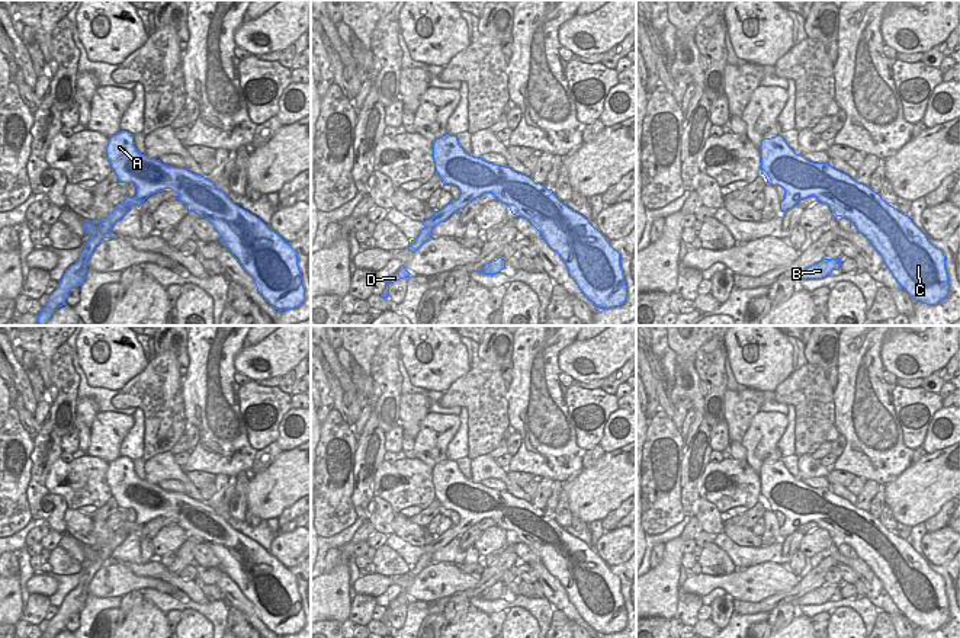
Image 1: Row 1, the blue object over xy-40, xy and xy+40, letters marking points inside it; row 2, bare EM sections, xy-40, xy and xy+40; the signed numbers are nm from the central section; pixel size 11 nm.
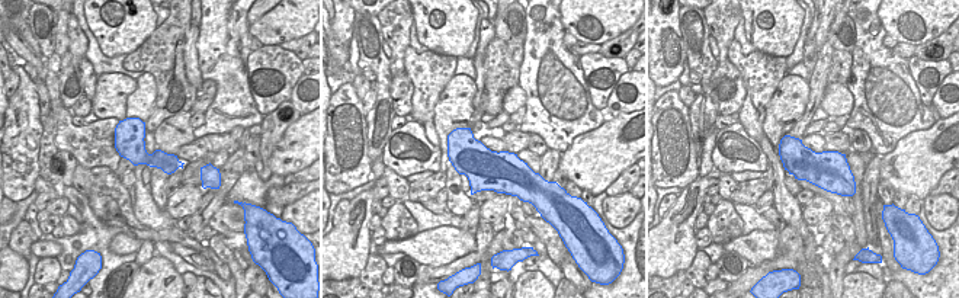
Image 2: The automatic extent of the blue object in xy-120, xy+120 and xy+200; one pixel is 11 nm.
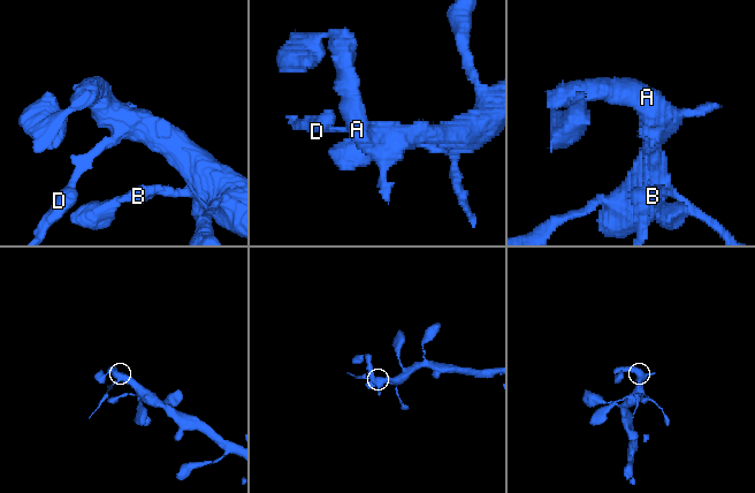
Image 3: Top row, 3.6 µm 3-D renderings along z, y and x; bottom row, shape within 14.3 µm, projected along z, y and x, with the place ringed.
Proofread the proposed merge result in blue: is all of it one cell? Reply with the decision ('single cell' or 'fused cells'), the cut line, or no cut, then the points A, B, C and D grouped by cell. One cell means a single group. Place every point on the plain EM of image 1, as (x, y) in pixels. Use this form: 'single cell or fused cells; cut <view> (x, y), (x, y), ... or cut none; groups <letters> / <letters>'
fused cells; cut xy-40 (84, 573), (90, 579); groups A B C / D

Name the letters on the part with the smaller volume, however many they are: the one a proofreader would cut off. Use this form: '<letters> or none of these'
D

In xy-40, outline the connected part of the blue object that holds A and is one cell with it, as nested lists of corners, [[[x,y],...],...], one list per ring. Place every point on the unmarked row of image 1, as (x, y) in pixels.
[[[128,456],[109,464],[106,481],[119,509],[134,509],[137,520],[126,522],[105,544],[83,546],[89,560],[84,574],[90,578],[100,567],[112,562],[112,551],[129,533],[139,533],[150,520],[171,514],[187,536],[213,551],[222,571],[253,603],[257,616],[272,632],[277,637],[293,635],[305,626],[298,578],[260,544],[235,530],[208,503],[139,480]]]

